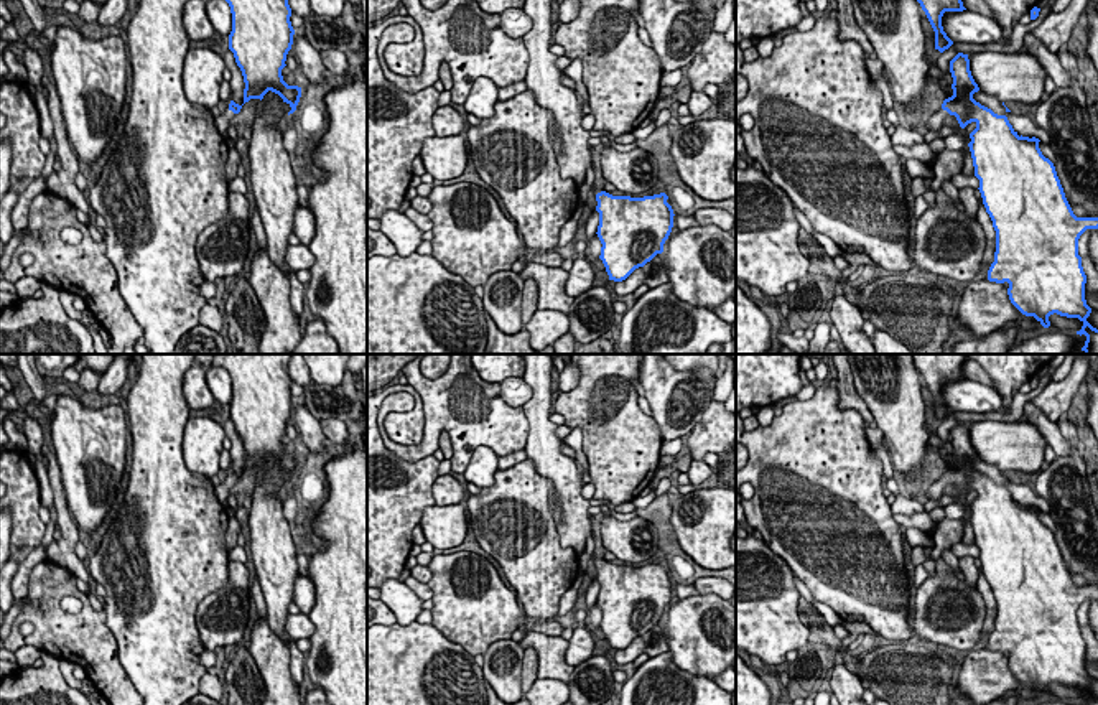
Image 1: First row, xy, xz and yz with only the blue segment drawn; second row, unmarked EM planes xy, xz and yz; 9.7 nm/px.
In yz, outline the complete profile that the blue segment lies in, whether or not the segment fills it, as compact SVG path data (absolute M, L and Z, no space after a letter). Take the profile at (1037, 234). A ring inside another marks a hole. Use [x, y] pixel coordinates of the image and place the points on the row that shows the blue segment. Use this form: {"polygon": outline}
{"polygon": "M958 53L950 61L953 77L953 96L945 99L942 109L928 117L925 127L938 132L945 117L955 115L965 128L975 122L968 143L975 176L979 180L979 193L986 212L996 231L994 262L988 270L988 280L1009 283L1011 303L1026 316L1034 316L1044 328L1050 326L1049 316L1057 313L1067 318L1078 318L1083 326L1077 334L1085 334L1083 354L1098 354L1098 329L1086 318L1091 308L1085 300L1086 275L1078 255L1078 239L1086 229L1098 229L1098 217L1077 217L1065 198L1054 163L1039 148L1039 138L1019 137L1006 115L973 99L979 91L970 71L968 54Z"}

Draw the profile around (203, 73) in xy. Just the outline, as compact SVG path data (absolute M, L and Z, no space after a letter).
M191 46L183 68L183 89L189 102L216 107L221 102L224 58L207 48Z

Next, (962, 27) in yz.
M970 10L945 12L942 26L953 43L991 44L1003 38L1003 28L996 20Z

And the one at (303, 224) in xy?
M298 206L293 219L293 232L303 245L309 245L316 234L316 221L308 208Z

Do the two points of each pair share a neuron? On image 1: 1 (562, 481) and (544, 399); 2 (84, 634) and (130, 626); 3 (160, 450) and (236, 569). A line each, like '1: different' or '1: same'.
1: same
2: different
3: different

